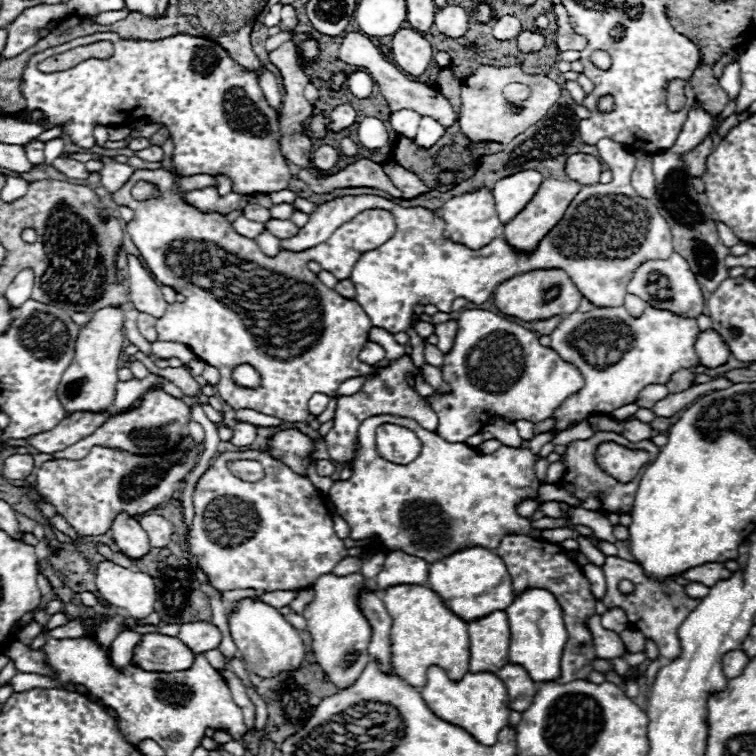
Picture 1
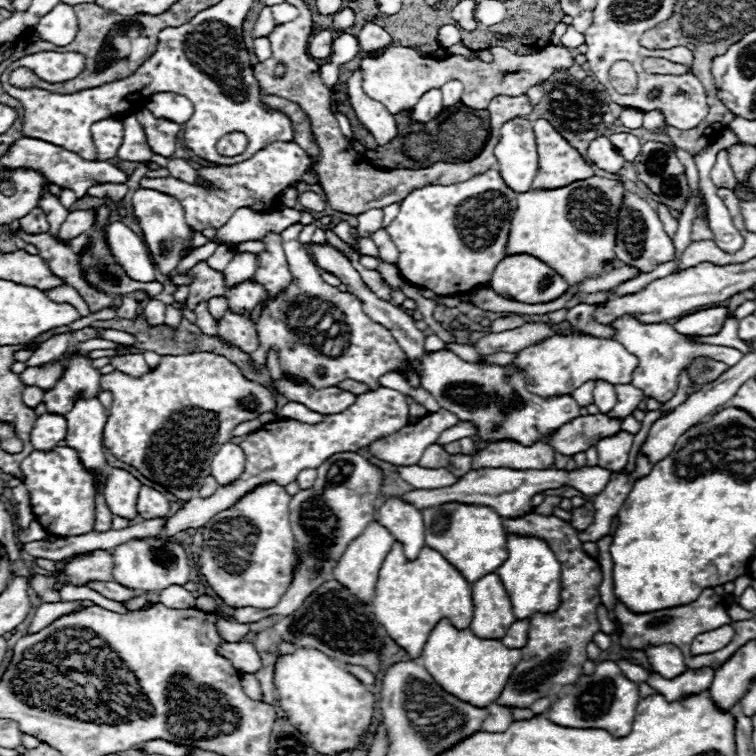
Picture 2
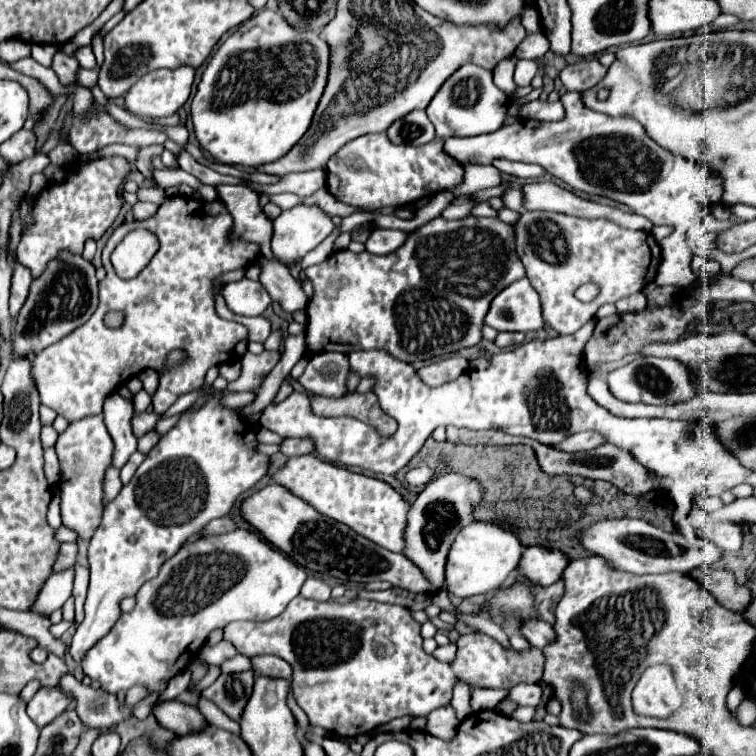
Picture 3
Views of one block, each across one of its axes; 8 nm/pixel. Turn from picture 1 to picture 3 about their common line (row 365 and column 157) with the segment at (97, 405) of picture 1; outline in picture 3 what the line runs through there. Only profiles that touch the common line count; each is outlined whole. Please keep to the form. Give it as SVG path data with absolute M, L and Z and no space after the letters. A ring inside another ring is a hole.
M162 68L136 82L126 92L126 110L142 118L162 118L176 114L188 100L194 82L194 68Z

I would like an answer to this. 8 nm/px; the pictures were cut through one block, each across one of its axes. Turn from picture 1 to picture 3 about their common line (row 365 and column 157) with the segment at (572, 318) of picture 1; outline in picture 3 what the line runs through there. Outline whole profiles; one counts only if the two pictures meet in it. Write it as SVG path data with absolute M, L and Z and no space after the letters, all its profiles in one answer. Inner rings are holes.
M232 530L222 536L206 536L192 544L184 544L172 558L168 558L160 566L158 576L148 580L138 590L134 610L122 614L114 628L88 650L82 662L84 674L100 682L102 690L108 694L120 694L130 690L132 686L144 686L150 694L160 696L166 690L168 680L188 668L188 664L194 660L192 654L202 648L206 636L212 630L226 628L226 624L238 620L262 622L270 620L272 616L278 616L286 608L286 604L300 594L304 580L306 568L292 564L288 556L276 552L276 548L268 546L268 542L252 530ZM240 604L244 606L240 608ZM232 608L240 610L242 614L230 616Z

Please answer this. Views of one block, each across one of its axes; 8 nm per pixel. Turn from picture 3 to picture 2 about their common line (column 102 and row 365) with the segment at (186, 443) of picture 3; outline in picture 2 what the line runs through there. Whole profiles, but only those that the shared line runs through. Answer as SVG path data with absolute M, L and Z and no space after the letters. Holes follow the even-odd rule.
M568 334L568 336L550 336L540 340L532 346L520 350L512 364L526 372L526 386L532 394L540 394L542 398L552 398L558 394L572 394L578 386L588 380L602 378L610 384L630 384L632 372L638 366L636 356L624 350L624 346L616 340L608 338L590 338L582 334Z

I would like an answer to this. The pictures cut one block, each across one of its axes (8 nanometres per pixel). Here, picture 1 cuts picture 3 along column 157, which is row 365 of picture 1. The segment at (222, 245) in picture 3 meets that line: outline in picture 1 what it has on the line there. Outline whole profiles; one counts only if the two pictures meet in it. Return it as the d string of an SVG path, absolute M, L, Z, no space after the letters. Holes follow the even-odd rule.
M160 168L160 170L136 170L136 172L134 172L134 176L132 176L132 180L130 180L130 182L128 182L128 184L126 184L126 186L124 186L122 190L118 190L112 193L112 197L118 205L128 206L129 208L134 210L134 213L136 211L136 214L134 214L134 220L130 220L130 222L126 224L126 232L130 234L132 242L134 242L134 244L136 244L136 248L140 250L140 256L144 258L144 262L146 262L146 268L148 268L148 270L152 272L152 276L154 276L154 278L156 278L156 280L158 280L160 284L166 284L166 286L170 286L170 288L174 288L176 292L180 292L180 294L184 294L184 296L186 296L186 300L184 300L184 302L174 302L174 304L170 304L170 306L168 306L168 310L166 310L166 314L164 314L164 316L162 316L162 318L160 318L160 320L156 322L156 332L158 332L158 338L160 338L160 340L168 340L168 342L180 342L180 344L186 344L188 348L192 348L192 350L194 350L194 354L196 354L196 356L198 356L200 360L204 360L204 362L208 362L208 364L216 366L216 368L220 370L220 382L218 382L216 390L218 390L220 398L222 398L224 402L228 402L228 404L230 404L230 406L232 406L234 410L250 408L250 410L256 410L256 412L260 412L260 414L268 414L268 416L274 416L274 418L286 420L286 422L298 422L298 420L306 420L306 418L308 418L308 400L310 400L310 396L312 396L312 394L316 394L316 392L322 392L322 394L326 394L326 396L336 396L336 390L338 390L340 382L344 382L344 380L348 380L348 378L354 378L354 376L363 376L366 378L366 384L364 384L364 388L362 388L362 390L360 390L358 394L354 394L354 396L346 396L346 398L344 398L344 396L342 396L342 398L338 398L338 408L336 408L334 425L331 429L331 432L333 432L334 435L327 435L327 437L325 437L324 439L324 443L327 446L327 450L332 460L336 460L336 462L344 462L344 464L350 464L350 462L352 462L352 458L354 458L354 456L356 456L356 452L358 452L358 426L360 426L360 424L362 424L362 422L364 422L366 418L370 418L370 416L376 416L376 414L398 414L398 416L406 416L406 418L412 418L412 420L416 420L416 422L418 422L418 424L420 424L420 426L422 426L424 430L436 432L436 426L438 426L438 416L436 416L436 412L432 410L432 406L428 406L428 402L424 402L424 398L422 398L422 396L418 396L418 394L416 394L416 392L414 392L414 390L412 390L412 388L410 388L410 386L406 384L406 375L408 373L414 372L414 365L412 364L410 356L405 354L404 356L402 356L402 358L399 358L398 360L396 360L396 362L390 364L390 366L387 366L385 368L379 368L378 370L376 370L373 366L368 366L366 362L360 362L360 358L358 358L358 356L360 356L360 352L362 352L362 346L364 346L366 342L368 342L368 332L370 332L370 318L368 318L368 316L364 314L364 310L362 310L362 308L358 306L358 302L354 302L354 300L346 300L346 298L344 298L344 296L340 296L340 294L338 294L336 290L332 290L332 288L326 288L326 286L324 286L324 284L322 284L322 282L318 280L318 276L316 276L314 272L310 272L310 270L308 270L308 266L306 266L306 262L308 262L308 260L316 260L316 262L318 262L318 264L320 264L320 266L322 266L324 270L340 270L340 278L348 278L348 276L350 276L350 272L352 272L352 266L356 264L356 260L360 258L360 254L364 254L364 252L368 252L368 250L372 250L372 248L378 248L378 246L380 246L380 244L384 244L384 242L386 242L388 238L392 238L392 234L394 234L394 230L396 230L396 222L394 222L394 218L392 218L392 214L390 214L390 212L386 212L386 210L366 210L366 212L358 214L356 218L348 220L346 224L342 224L342 226L340 226L340 228L338 228L338 230L336 230L336 232L334 232L334 234L332 234L332 236L330 236L330 238L328 238L326 242L322 242L322 244L318 244L318 246L314 246L314 248L308 248L308 250L304 250L304 252L288 252L288 250L280 250L276 258L268 258L266 254L262 254L262 250L258 248L258 244L256 244L254 240L250 240L250 238L244 238L244 236L236 234L236 232L234 232L234 228L232 228L232 224L230 224L230 222L226 222L226 218L224 218L224 216L220 216L220 214L212 214L212 212L200 212L198 208L194 208L194 206L188 206L188 204L186 204L186 202L184 202L184 200L180 198L180 194L174 194L174 192L172 192L172 176L170 176L170 172L166 172L166 170L162 170L162 168ZM139 180L145 180L152 183L154 186L157 186L160 192L158 198L151 197L148 200L144 201L135 200L132 196L131 190L134 187L134 184ZM246 262L248 262L248 264L246 264ZM254 264L256 264L256 266L254 266ZM210 280L212 280L212 282L216 284L216 290L210 290L210 286L208 286L208 284L210 284ZM202 284L206 284L206 286L208 286L208 290L204 290L204 288L202 288ZM218 292L220 292L220 294L218 294ZM218 296L220 296L220 298L218 298ZM224 296L228 296L228 298L224 298ZM242 362L248 362L248 364L252 364L252 366L254 366L256 370L260 370L260 374L262 374L262 386L260 386L260 388L242 388L242 386L238 386L238 384L234 384L234 382L232 382L232 378L230 378L230 372L232 372L232 368L234 368L234 366L238 366L238 364L242 364Z

